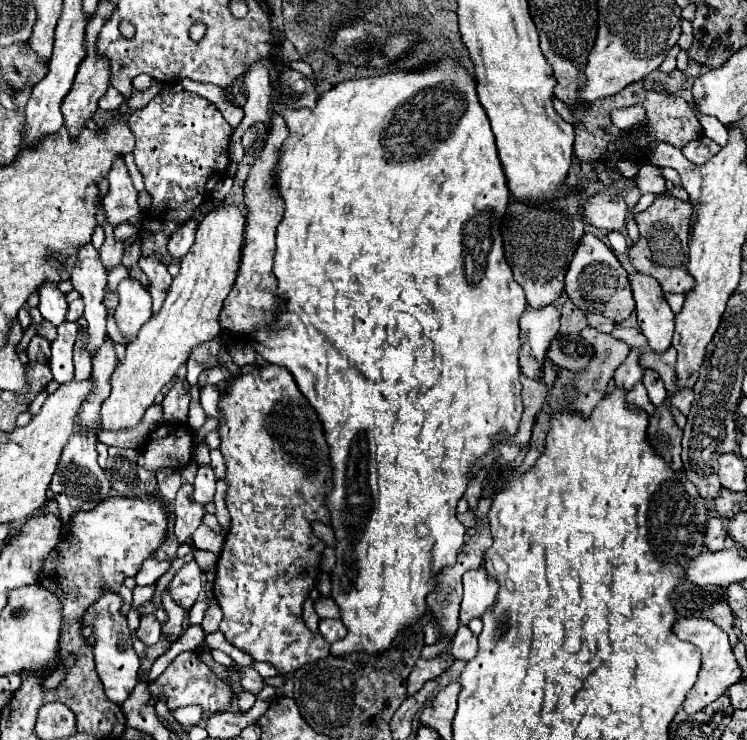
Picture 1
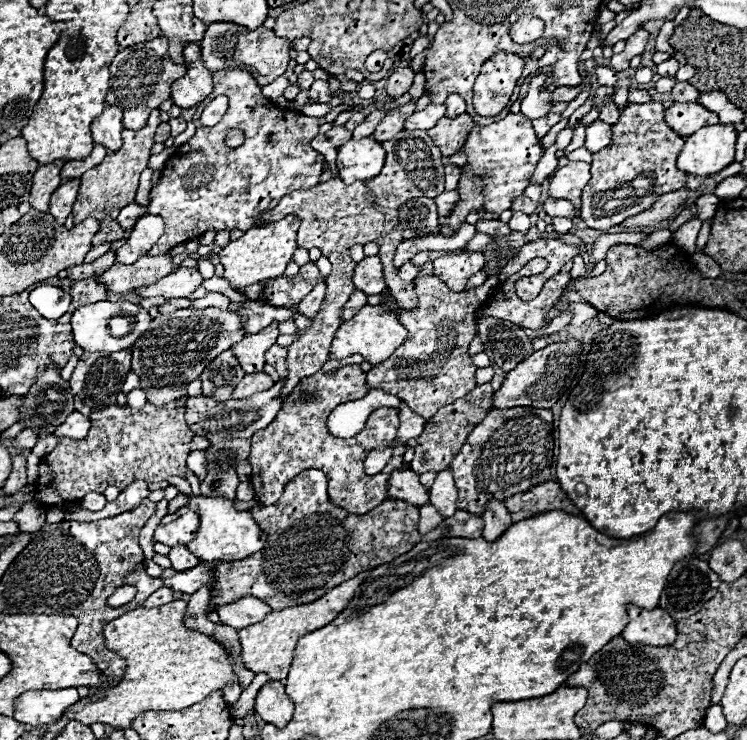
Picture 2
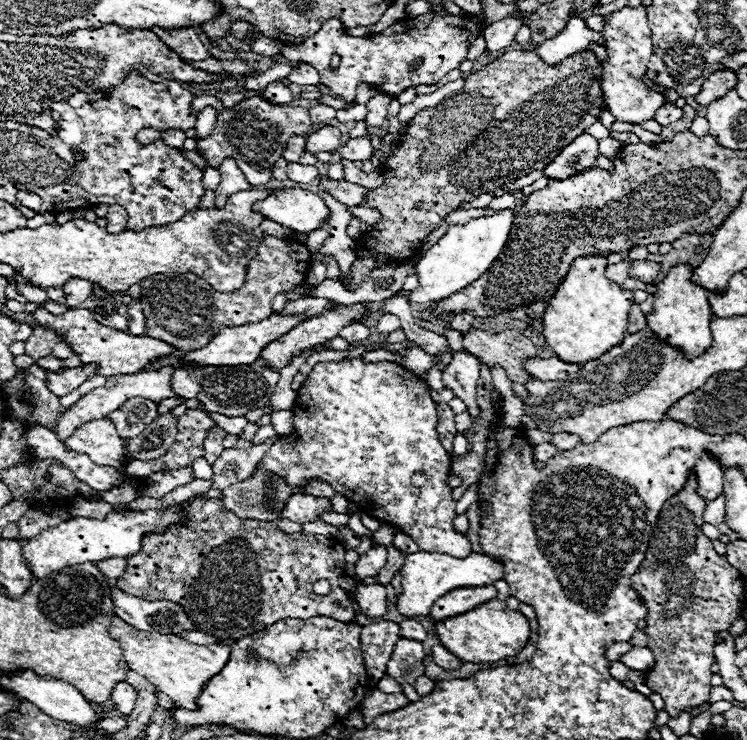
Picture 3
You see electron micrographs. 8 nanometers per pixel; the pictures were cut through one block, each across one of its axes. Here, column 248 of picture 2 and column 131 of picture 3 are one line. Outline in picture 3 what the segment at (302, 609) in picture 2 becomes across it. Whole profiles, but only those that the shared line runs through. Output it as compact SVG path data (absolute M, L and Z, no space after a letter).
M112 612L108 630L110 630L110 636L120 642L128 668L138 672L140 676L144 676L160 692L168 694L178 706L184 706L188 710L196 708L194 700L196 700L200 688L204 686L204 682L208 678L212 678L214 674L218 674L230 658L230 646L222 646L222 644L198 646L198 644L192 644L174 634L162 636L156 632L142 632L142 630L136 630L134 626L128 626L114 612Z

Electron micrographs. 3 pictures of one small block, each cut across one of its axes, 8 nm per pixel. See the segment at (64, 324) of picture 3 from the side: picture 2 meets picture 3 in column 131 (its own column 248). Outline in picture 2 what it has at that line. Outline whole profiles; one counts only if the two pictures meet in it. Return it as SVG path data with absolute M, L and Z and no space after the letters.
M272 322L262 332L248 334L248 336L244 336L242 342L232 346L232 352L238 358L238 362L246 374L260 372L264 368L264 364L266 364L264 352L268 350L268 346L276 344L276 338L278 338L278 322Z

